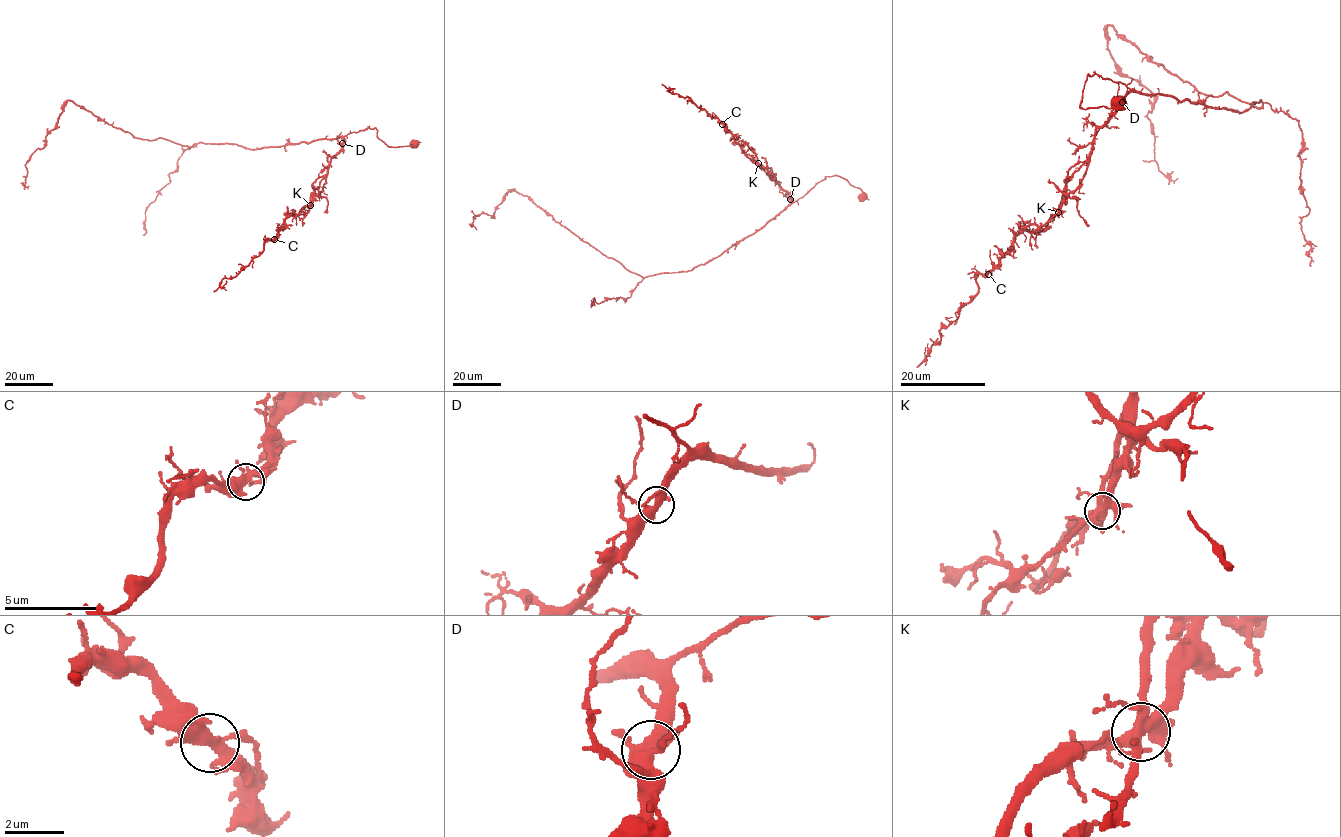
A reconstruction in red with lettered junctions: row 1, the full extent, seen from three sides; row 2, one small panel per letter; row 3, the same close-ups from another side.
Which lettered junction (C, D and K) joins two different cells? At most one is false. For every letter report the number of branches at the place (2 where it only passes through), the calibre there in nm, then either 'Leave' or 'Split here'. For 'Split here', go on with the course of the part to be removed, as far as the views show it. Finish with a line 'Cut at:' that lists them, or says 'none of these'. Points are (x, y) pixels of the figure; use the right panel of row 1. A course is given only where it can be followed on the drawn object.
C: Branches: 6. Thickness 400 nm. Leave
D: Branches: 6. Thickness 400 nm. Leave
K: Branches: 7. Thickness 400 nm. Split here. Course of the part to remove: (1058, 212), (1040, 231), (1023, 229), (999, 262), (978, 274), (978, 292), (940, 330), (925, 359), (926, 348)
Cut at: K

